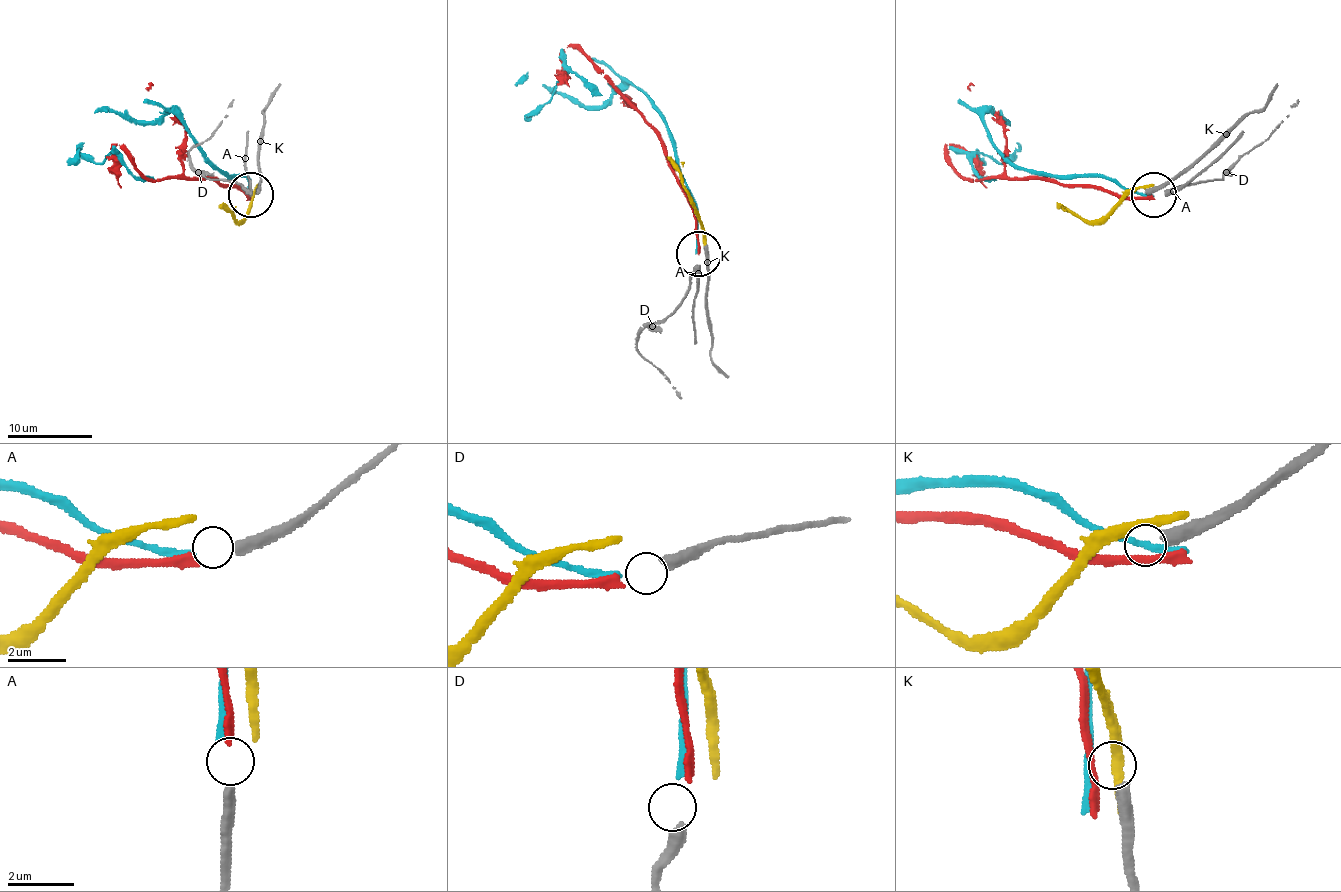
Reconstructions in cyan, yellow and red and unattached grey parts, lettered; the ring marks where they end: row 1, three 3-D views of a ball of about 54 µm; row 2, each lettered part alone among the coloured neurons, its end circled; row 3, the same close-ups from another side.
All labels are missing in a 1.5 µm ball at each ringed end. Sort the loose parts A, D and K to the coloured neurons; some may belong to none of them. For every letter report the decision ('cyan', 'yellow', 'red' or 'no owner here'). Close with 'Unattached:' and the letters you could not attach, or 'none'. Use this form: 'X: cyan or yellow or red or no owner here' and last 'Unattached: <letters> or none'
A: red
D: cyan
K: no owner here
Unattached: K

